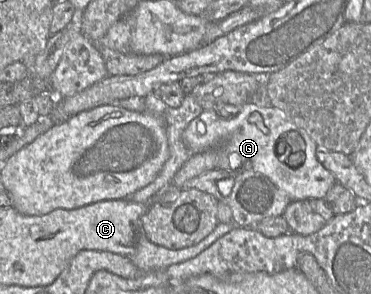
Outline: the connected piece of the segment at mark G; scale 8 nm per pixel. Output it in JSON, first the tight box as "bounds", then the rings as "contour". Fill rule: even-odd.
{"bounds":[182,101,337,201],"contour":[[[248,101],[241,107],[227,105],[220,111],[220,114],[214,110],[203,110],[184,129],[182,140],[190,154],[215,150],[218,154],[217,169],[232,170],[236,173],[253,170],[264,175],[279,190],[283,191],[290,201],[324,199],[331,186],[337,182],[334,175],[318,161],[317,145],[308,133],[289,120],[279,109],[272,106],[261,107]],[[290,150],[296,155],[303,156],[303,162],[297,167],[289,166],[294,165],[294,157],[289,155]]]}

